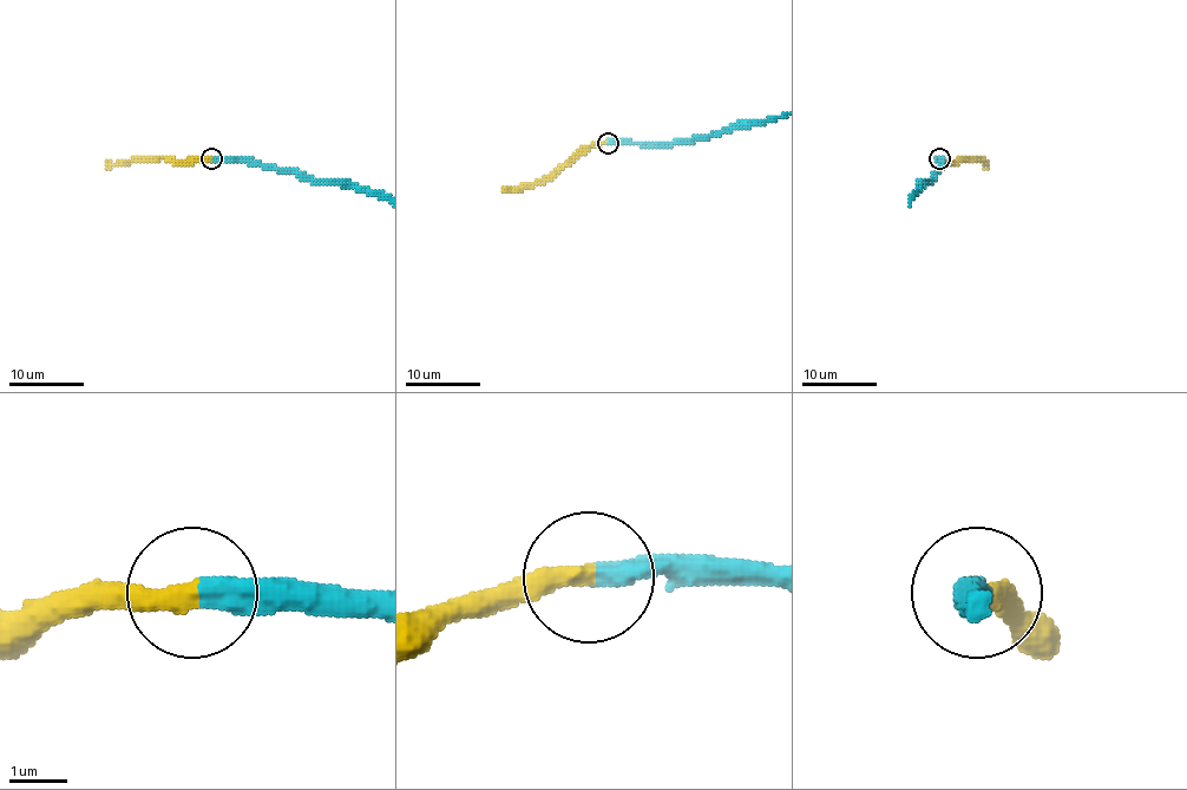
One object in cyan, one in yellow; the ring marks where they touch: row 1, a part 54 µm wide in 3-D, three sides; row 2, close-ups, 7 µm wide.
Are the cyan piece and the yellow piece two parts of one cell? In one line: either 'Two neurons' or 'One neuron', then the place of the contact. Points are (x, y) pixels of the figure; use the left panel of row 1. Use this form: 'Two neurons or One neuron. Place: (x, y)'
One neuron. Place: (211, 158)

